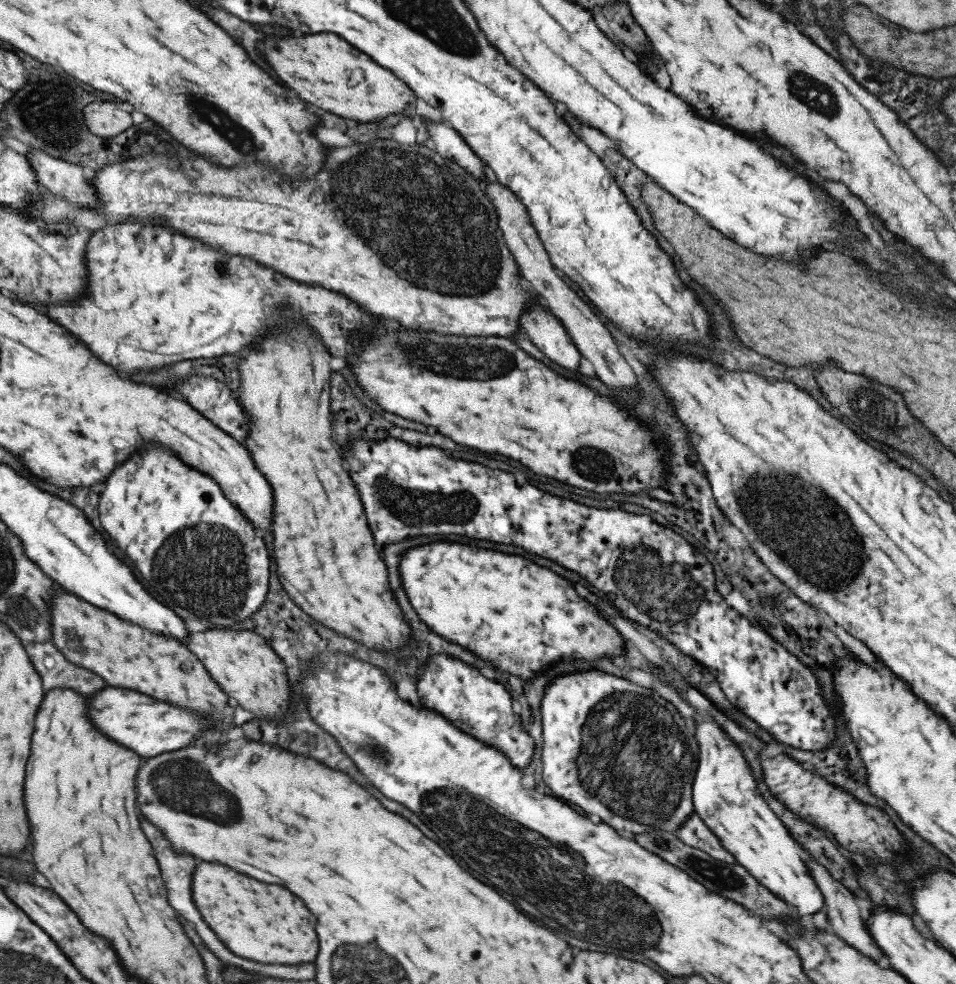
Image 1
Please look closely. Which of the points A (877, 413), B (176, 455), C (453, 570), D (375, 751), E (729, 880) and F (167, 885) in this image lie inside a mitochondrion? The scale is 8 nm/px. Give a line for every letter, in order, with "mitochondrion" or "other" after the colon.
A: mitochondrion
B: other
C: other
D: mitochondrion
E: mitochondrion
F: other

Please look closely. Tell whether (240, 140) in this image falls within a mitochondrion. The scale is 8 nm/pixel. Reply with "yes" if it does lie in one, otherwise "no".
yes

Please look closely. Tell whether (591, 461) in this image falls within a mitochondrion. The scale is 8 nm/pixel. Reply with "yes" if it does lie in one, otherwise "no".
yes

